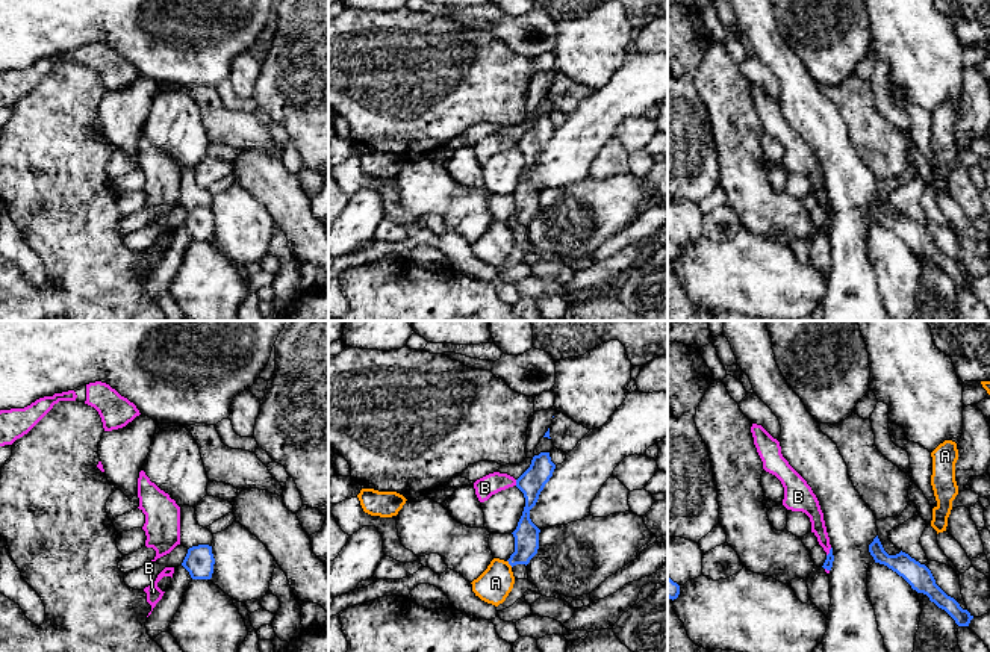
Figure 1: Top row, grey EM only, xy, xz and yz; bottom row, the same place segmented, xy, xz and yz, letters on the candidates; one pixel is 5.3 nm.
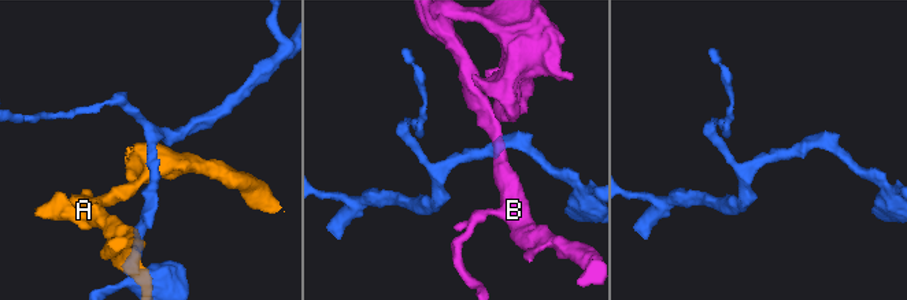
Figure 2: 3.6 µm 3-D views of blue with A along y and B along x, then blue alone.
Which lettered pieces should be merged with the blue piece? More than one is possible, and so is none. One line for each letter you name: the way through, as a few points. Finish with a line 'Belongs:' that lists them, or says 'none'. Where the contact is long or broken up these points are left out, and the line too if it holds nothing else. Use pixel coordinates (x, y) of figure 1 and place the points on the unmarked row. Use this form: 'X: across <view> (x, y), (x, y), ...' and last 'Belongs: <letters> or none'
Belongs: none

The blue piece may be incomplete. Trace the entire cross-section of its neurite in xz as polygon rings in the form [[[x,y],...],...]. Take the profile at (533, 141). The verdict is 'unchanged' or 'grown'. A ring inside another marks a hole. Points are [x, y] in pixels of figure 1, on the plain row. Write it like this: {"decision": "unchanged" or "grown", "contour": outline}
{"decision": "unchanged", "contour": [[[549,113],[534,116],[530,129],[516,141],[516,148],[524,154],[525,168],[512,194],[515,198],[515,213],[507,221],[513,228],[516,225],[528,225],[539,210],[540,191],[531,183],[530,171],[536,166],[540,153],[553,138],[556,126],[551,123]]]}

